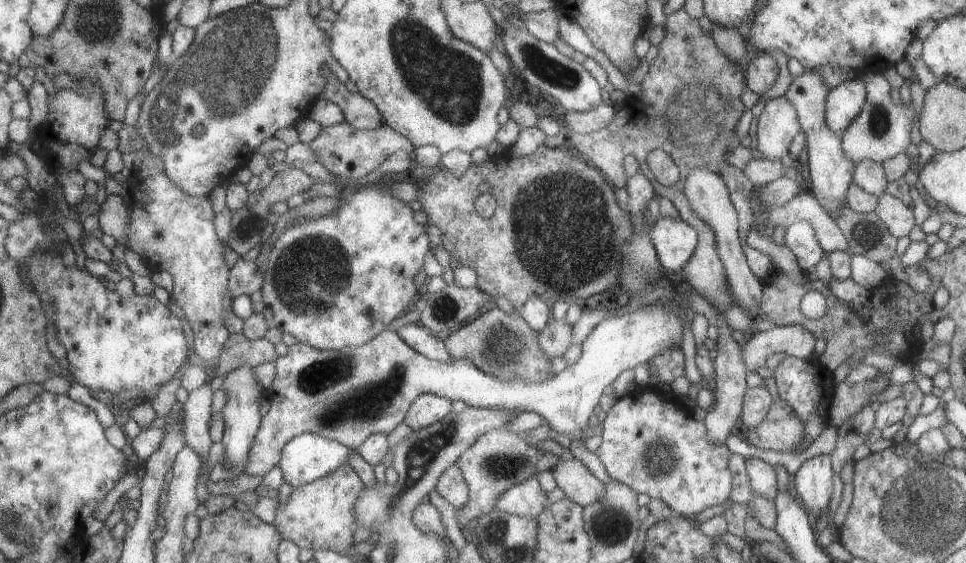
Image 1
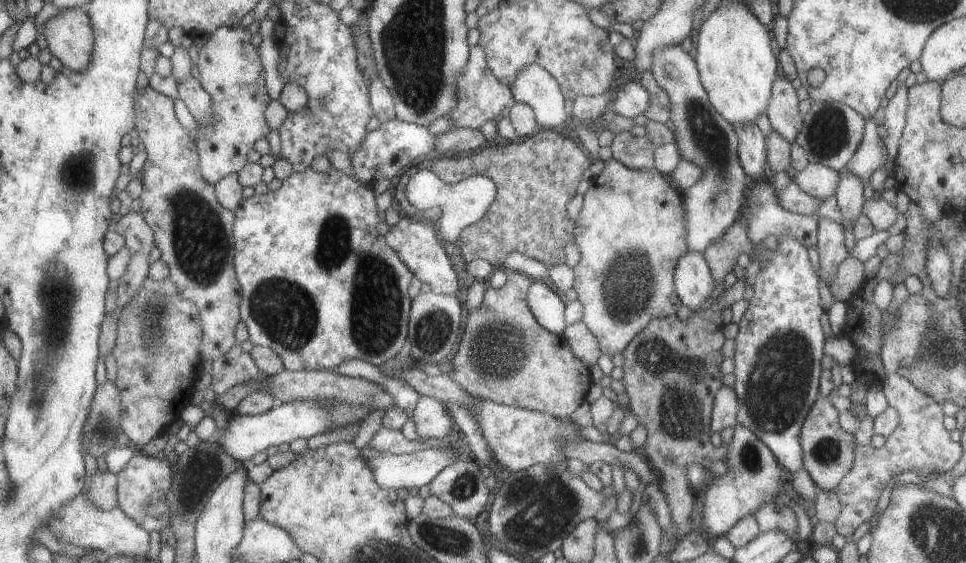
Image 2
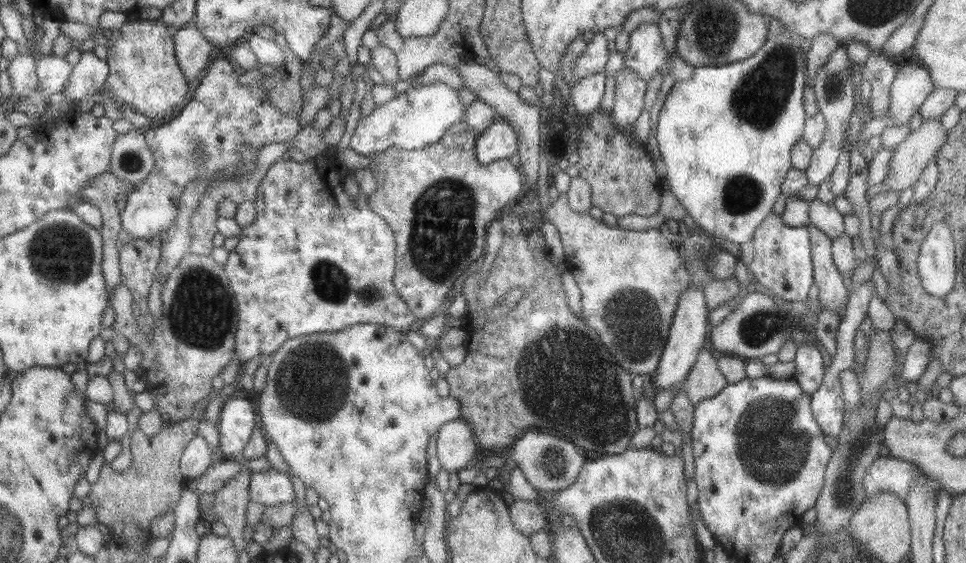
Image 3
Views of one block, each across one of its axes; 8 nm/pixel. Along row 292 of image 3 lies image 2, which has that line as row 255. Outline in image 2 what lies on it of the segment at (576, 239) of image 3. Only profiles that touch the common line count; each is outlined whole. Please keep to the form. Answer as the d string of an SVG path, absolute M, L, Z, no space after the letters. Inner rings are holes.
M614 158L606 162L606 166L602 169L602 172L592 180L590 188L583 195L584 202L574 221L575 227L573 230L575 236L574 241L580 250L581 256L580 262L573 268L575 272L573 288L578 294L577 299L580 301L580 304L583 304L583 317L581 320L596 337L601 354L608 354L612 357L616 353L621 353L630 344L630 341L648 326L648 323L652 319L669 317L678 312L681 300L674 290L673 272L678 259L689 251L686 244L686 219L681 195L682 192L670 182L669 178L661 175L655 168L649 171L639 171L624 166Z

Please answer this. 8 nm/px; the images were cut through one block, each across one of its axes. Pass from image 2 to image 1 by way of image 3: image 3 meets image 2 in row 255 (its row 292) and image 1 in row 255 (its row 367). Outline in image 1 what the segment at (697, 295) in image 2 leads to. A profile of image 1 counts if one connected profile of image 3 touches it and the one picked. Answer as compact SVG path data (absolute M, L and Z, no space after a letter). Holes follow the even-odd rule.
M661 216L650 231L658 262L672 272L682 273L696 250L698 232L688 222L670 216Z

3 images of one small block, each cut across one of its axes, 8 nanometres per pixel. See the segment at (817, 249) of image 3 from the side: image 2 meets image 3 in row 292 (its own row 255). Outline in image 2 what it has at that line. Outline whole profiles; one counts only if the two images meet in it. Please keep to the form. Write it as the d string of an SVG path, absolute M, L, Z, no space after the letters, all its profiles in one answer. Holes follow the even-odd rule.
M818 220L817 247L820 261L818 275L828 286L831 276L849 255L844 243L844 229L843 224L836 224L833 220Z

